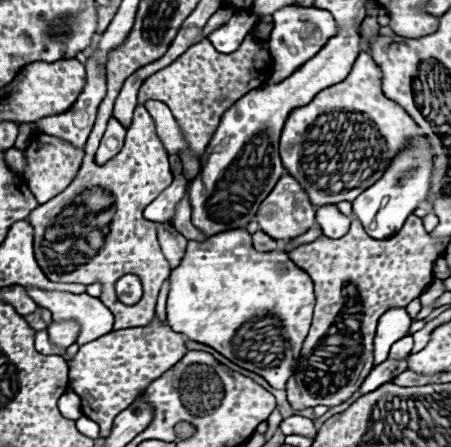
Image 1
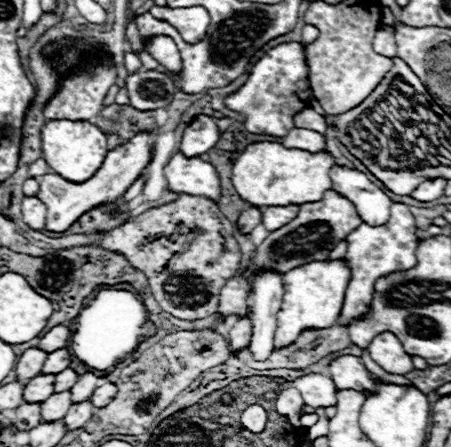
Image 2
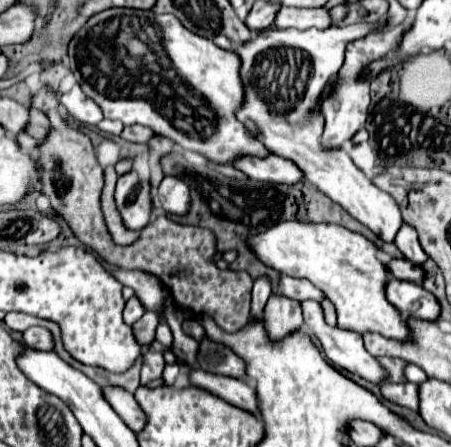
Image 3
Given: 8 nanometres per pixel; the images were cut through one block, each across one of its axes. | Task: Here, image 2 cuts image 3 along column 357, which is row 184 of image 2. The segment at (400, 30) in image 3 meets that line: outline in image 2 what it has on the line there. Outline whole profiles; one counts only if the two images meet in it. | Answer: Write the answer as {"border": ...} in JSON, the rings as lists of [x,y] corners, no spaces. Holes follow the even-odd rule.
{"border":[[[138,132],[134,138],[130,138],[122,146],[112,148],[108,152],[108,160],[104,160],[104,168],[100,168],[100,172],[96,172],[96,176],[92,176],[92,180],[86,180],[84,184],[68,182],[56,174],[40,176],[38,178],[40,190],[36,196],[42,200],[42,204],[46,204],[46,210],[48,210],[44,228],[50,232],[66,232],[82,214],[86,214],[102,204],[118,200],[136,182],[136,178],[144,174],[150,160],[152,160],[150,132]]]}

